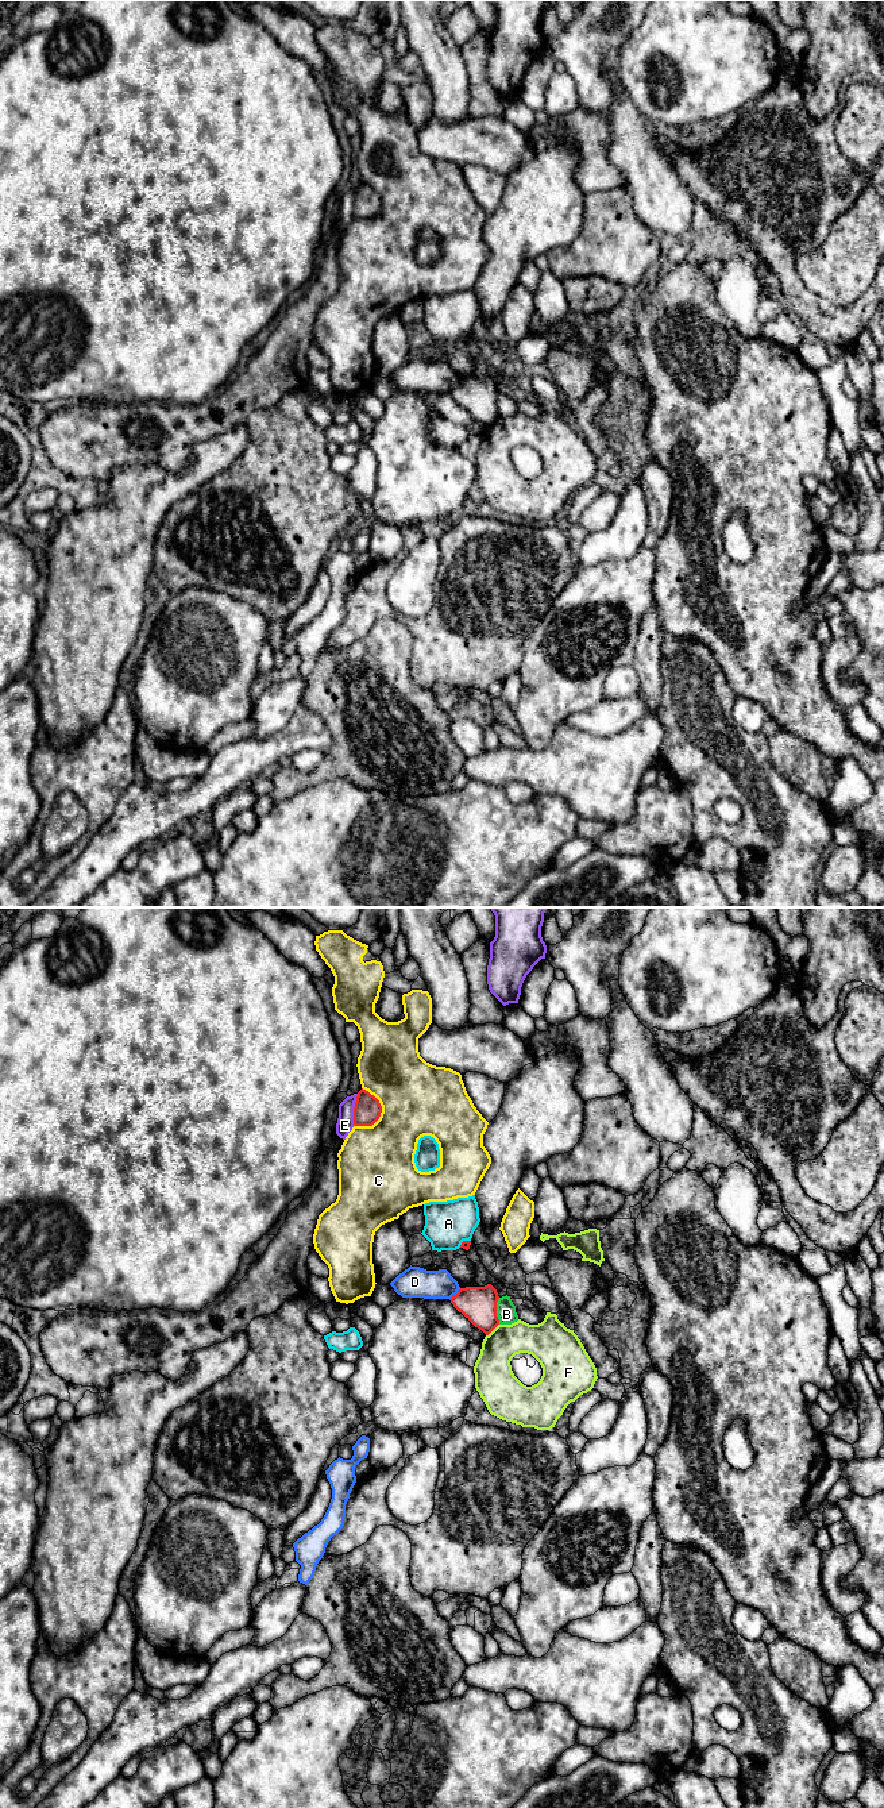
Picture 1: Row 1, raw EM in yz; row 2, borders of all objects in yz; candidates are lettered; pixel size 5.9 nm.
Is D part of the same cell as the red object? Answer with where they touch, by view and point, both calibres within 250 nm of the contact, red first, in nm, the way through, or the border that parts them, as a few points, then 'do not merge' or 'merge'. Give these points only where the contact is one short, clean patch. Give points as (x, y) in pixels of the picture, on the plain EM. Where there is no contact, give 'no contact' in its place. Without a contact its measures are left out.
contact yz (456, 386); calibres 200 and 180 nm; border yz (460, 381), (450, 392); do not merge

